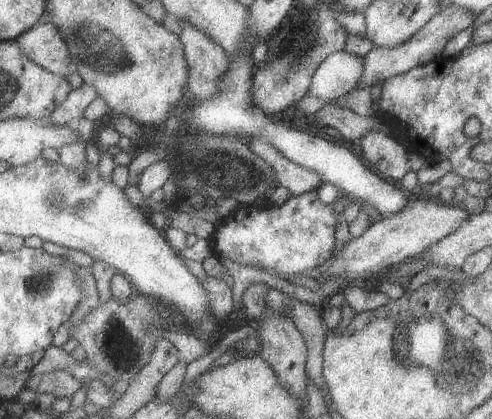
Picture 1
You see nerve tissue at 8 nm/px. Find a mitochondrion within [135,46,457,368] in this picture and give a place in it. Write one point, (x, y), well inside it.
(228, 170)

